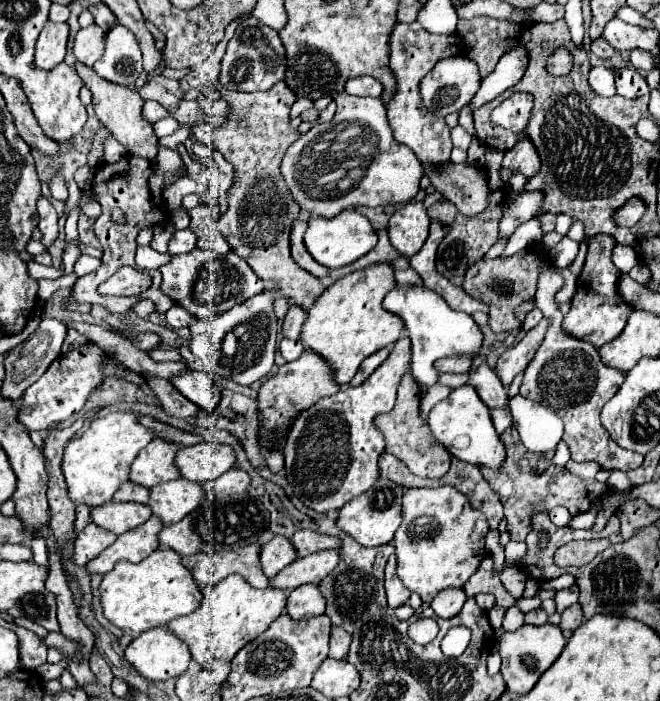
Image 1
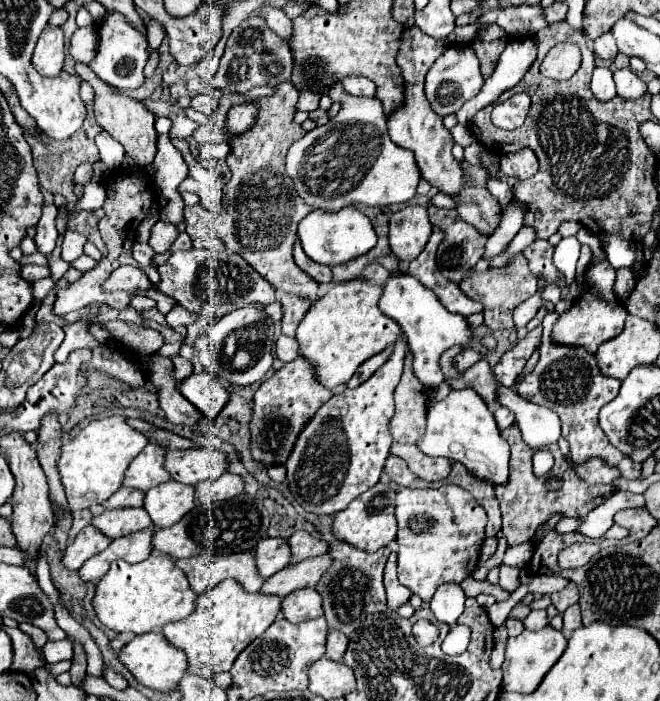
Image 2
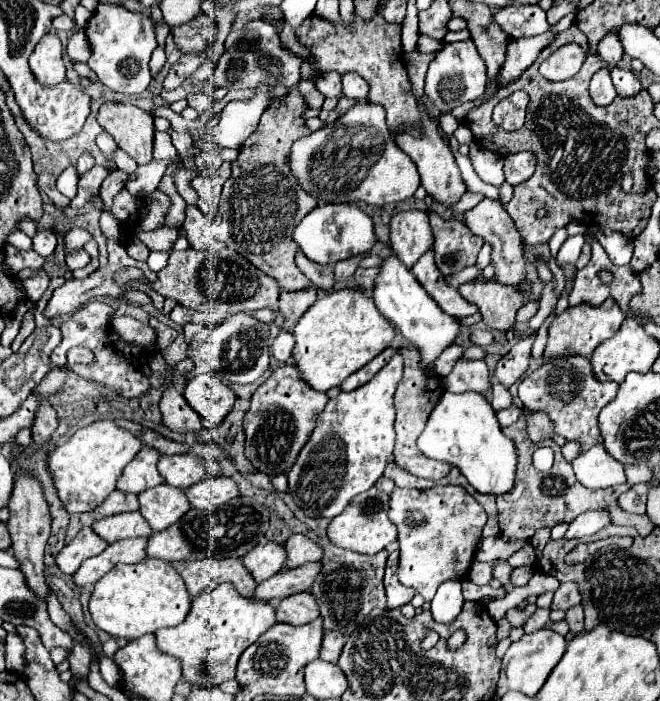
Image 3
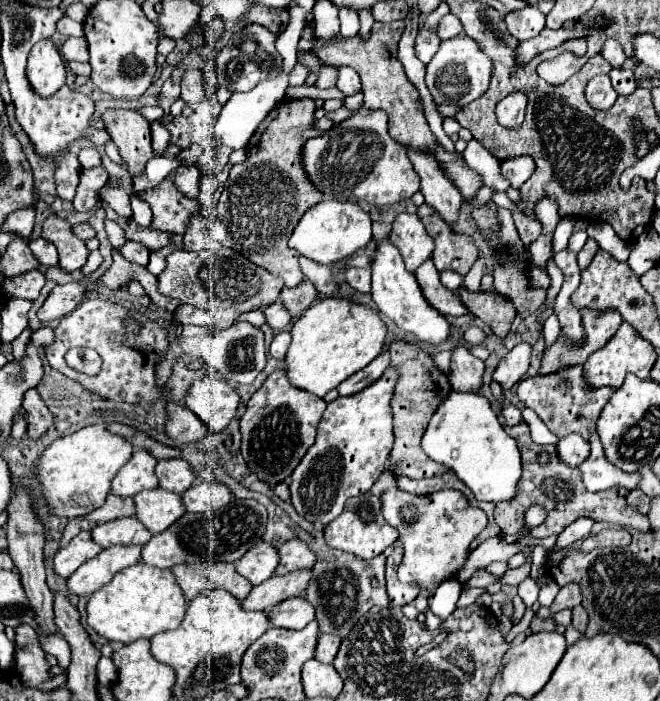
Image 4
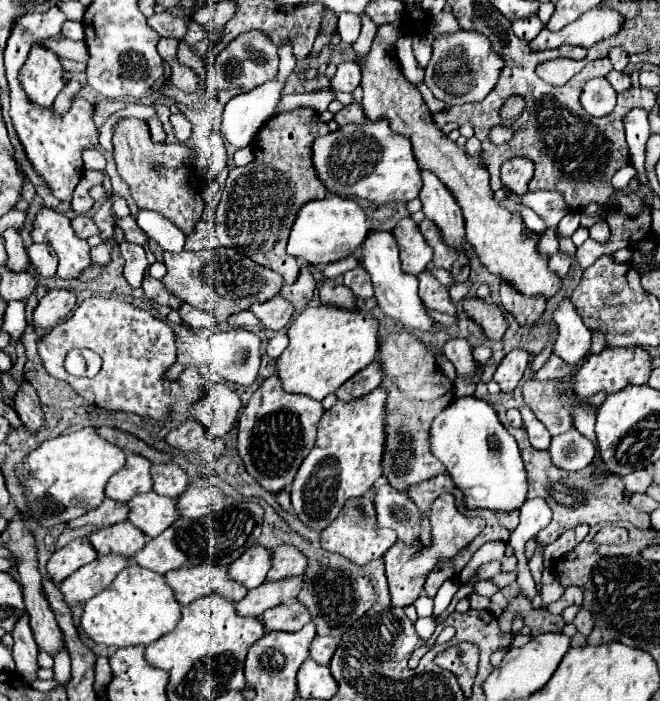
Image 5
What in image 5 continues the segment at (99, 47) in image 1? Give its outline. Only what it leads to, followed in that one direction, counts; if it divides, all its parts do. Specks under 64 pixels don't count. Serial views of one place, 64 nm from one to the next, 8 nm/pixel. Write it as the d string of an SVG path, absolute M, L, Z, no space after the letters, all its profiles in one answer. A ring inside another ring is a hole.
M48 38L48 40L42 40L44 46L48 46L50 50L54 50L58 56L62 58L70 58L70 60L78 60L78 62L86 62L88 60L88 50L86 50L86 44L84 40L54 40L54 38Z

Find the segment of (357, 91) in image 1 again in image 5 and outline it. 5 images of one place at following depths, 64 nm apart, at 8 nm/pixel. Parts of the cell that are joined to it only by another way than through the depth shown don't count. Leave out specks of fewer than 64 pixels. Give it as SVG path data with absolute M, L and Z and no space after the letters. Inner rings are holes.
M342 62L332 78L330 88L340 92L354 92L360 86L360 66L354 62Z

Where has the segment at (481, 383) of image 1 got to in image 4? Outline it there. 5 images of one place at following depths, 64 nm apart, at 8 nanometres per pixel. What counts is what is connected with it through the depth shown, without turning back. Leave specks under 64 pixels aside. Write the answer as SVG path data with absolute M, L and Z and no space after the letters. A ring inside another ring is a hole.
M454 348L452 352L452 372L448 376L454 392L480 392L484 362L474 358L466 348Z

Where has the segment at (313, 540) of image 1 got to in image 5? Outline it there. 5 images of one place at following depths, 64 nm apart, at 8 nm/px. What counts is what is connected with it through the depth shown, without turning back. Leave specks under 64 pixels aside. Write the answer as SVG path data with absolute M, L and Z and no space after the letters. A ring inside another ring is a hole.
M290 544L274 548L272 560L274 564L266 580L282 580L288 576L298 576L298 574L304 574L308 566L308 558L296 546L290 546Z

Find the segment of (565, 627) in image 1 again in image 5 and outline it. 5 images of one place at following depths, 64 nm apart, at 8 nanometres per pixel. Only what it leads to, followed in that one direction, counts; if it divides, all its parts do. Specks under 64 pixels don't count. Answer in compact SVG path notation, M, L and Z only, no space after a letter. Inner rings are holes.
M580 608L580 610L578 610L578 614L576 614L576 618L574 618L574 626L576 626L576 630L578 630L580 634L588 636L588 632L592 630L592 616L590 616L590 612L588 612L586 608Z

